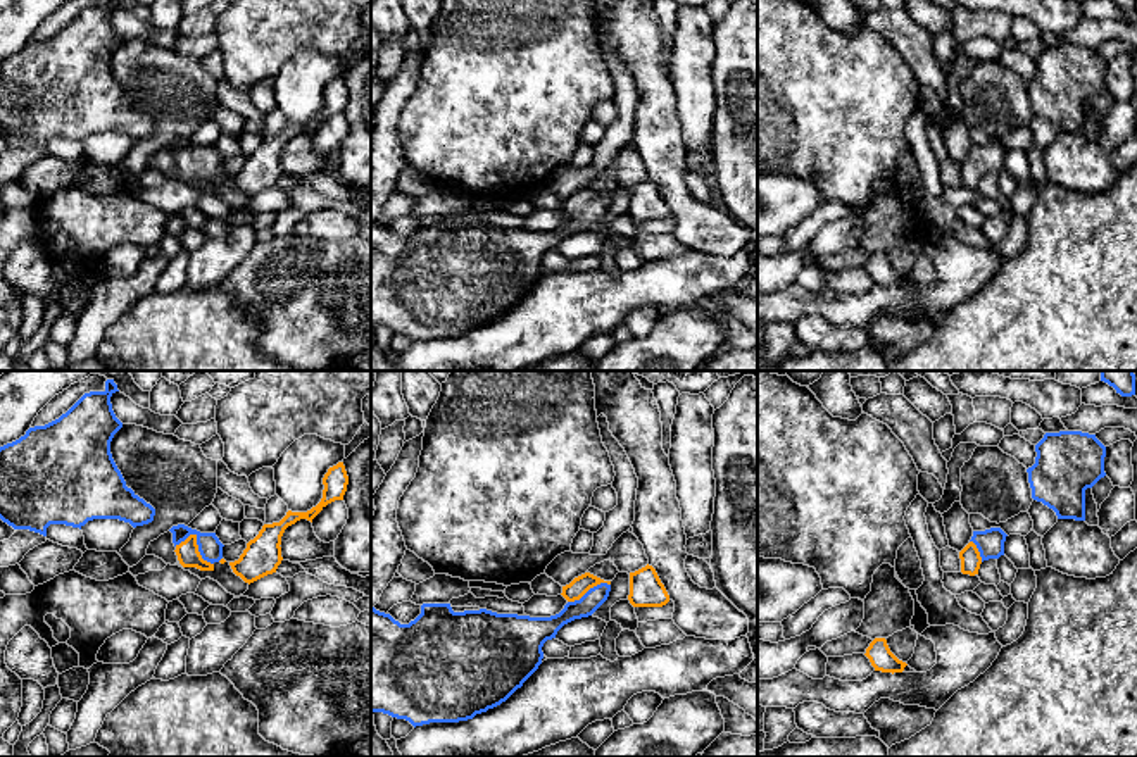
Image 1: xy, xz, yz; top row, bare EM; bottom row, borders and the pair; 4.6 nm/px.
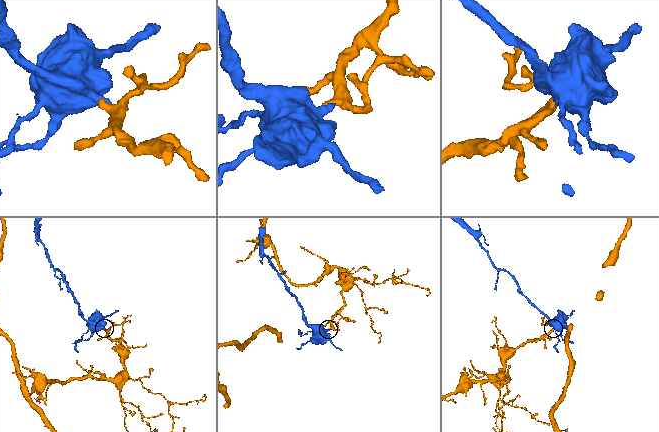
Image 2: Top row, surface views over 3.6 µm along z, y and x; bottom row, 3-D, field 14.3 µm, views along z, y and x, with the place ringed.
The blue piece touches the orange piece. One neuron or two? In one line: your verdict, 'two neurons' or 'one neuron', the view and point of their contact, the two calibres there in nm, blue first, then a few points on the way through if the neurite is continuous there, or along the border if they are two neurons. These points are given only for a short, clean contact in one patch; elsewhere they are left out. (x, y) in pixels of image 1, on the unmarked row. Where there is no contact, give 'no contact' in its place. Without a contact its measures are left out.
one neuron; contact xy (197, 156); calibres 110 and 110 nm; way xy (211, 162), (204, 162), (197, 156), (188, 169)

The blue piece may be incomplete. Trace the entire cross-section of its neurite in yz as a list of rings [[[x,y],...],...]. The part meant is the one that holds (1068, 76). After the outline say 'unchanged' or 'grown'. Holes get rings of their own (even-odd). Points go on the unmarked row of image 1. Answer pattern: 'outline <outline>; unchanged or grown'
outline [[[1082,45],[1046,47],[1035,59],[1035,78],[1027,83],[1032,112],[1052,122],[1058,133],[1085,135],[1085,103],[1092,102],[1104,86],[1106,60],[1096,48]]]; unchanged

